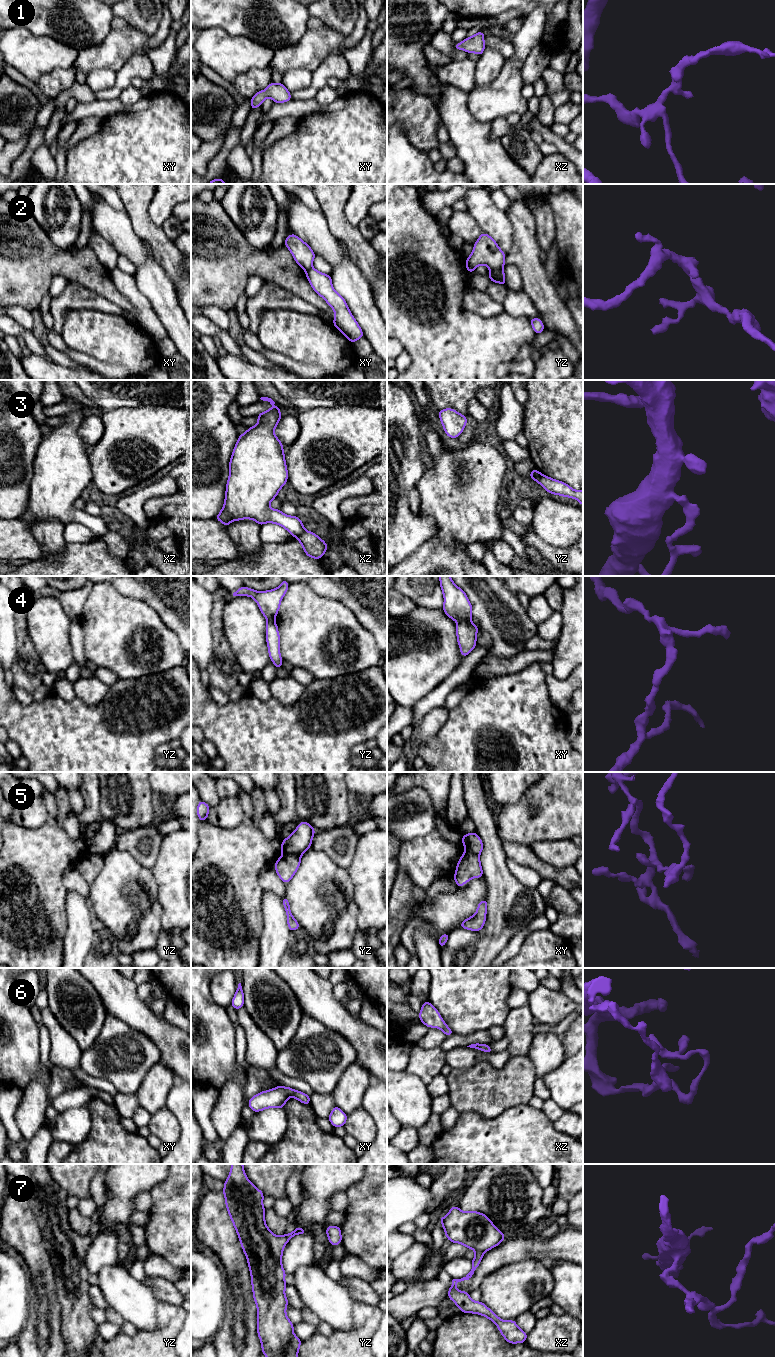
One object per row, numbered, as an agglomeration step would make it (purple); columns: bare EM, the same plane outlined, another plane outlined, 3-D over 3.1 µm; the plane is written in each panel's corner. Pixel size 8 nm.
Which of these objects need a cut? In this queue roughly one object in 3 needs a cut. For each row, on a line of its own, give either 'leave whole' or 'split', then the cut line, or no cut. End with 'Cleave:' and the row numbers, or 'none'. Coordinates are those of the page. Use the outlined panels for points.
1: leave whole | no cut
2: split | yz (502, 268), (490, 270)
3: split | xz (305, 530), (296, 537)
4: split | xy (470, 620), (460, 620), (457, 622)
5: split | yz (282, 853), (296, 853), (300, 855)
6: leave whole | no cut
7: leave whole | no cut
Cleave: 2, 3, 4, 5

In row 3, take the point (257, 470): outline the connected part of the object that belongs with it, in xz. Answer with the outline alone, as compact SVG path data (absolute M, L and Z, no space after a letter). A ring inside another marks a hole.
M280 406L272 407L256 417L259 420L258 423L253 427L248 428L245 433L239 435L238 441L233 449L229 463L229 478L226 484L224 505L215 519L223 523L227 528L231 521L239 521L242 519L252 519L260 526L265 523L275 523L285 528L294 538L297 538L306 531L299 517L289 516L279 509L272 509L269 507L270 502L277 497L278 492L287 483L288 479L285 453L283 452L284 445L274 434L274 430L282 418Z

